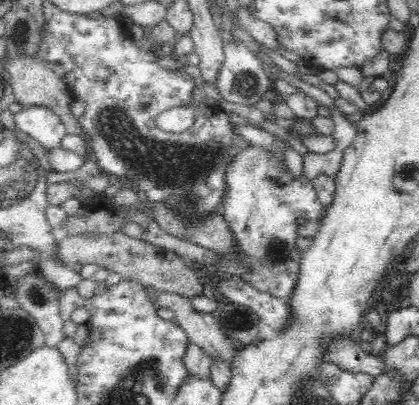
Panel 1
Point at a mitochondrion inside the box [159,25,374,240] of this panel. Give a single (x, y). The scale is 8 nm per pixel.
(274, 179)

